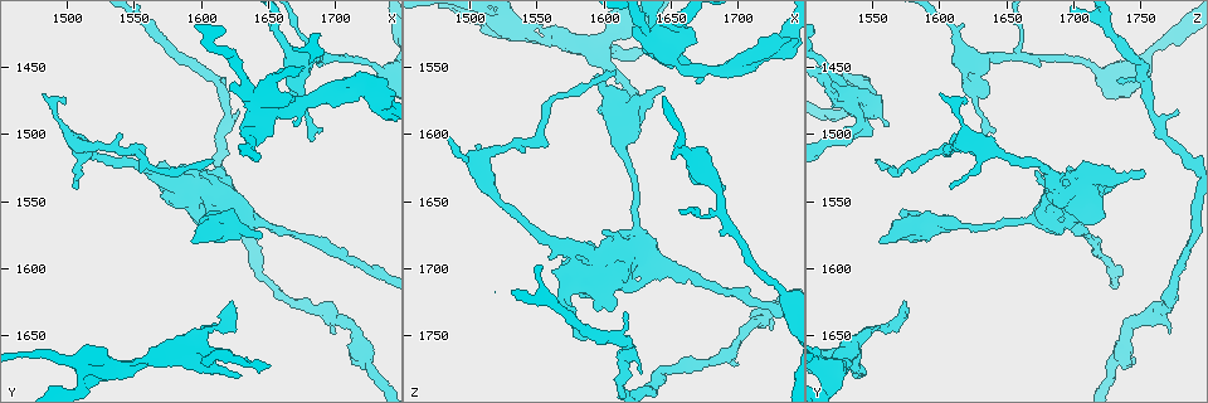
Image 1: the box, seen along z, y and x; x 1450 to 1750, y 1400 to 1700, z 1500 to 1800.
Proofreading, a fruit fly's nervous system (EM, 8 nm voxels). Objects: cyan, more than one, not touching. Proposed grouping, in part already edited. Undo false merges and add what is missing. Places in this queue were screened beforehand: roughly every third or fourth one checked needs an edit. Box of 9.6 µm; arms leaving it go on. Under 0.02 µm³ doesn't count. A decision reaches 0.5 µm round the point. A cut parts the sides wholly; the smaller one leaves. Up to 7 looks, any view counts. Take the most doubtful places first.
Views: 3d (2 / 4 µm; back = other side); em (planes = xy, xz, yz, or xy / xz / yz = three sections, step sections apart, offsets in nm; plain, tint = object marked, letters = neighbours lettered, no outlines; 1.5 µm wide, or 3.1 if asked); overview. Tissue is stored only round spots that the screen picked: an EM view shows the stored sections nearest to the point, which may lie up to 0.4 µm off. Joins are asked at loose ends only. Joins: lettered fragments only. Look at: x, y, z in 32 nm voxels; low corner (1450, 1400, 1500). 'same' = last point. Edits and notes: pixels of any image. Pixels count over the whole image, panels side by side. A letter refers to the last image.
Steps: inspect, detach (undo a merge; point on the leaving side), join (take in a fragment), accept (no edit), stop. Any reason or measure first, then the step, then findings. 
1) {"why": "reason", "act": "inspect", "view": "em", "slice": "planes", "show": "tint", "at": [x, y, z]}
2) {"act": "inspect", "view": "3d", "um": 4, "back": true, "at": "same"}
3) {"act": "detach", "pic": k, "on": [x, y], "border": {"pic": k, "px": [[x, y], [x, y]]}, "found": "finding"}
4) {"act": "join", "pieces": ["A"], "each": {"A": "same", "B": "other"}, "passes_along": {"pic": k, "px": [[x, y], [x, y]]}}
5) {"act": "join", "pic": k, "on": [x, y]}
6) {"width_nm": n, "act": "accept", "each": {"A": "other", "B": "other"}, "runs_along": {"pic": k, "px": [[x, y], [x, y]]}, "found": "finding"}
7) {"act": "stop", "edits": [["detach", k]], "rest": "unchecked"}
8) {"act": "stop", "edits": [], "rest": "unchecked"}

{"why": "branch stops here", "act": "inspect", "view": "em", "slice": "planes", "show": "tint", "at": [1698, 1648, 1772]}

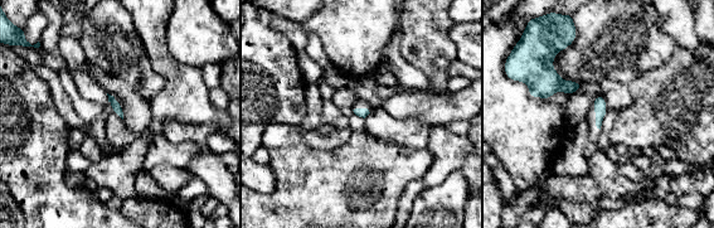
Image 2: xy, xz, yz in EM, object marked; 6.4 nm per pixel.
{"why": "what lies round it", "act": "inspect", "view": "em", "slice": "planes", "show": "letters", "at": "same"}

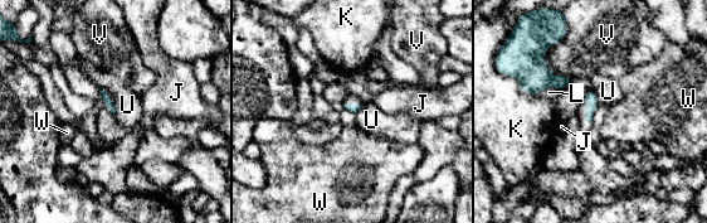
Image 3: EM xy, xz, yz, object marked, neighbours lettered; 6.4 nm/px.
{"act": "accept", "each": {"J": "other", "K": "other", "L": "other", "U": "other", "V": "other", "W": "other"}, "found": "none of them fits"}

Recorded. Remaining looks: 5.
{"why": "thick end", "act": "inspect", "view": "em", "slice": "planes", "show": "letters", "at": [1592, 1580, 1556]}

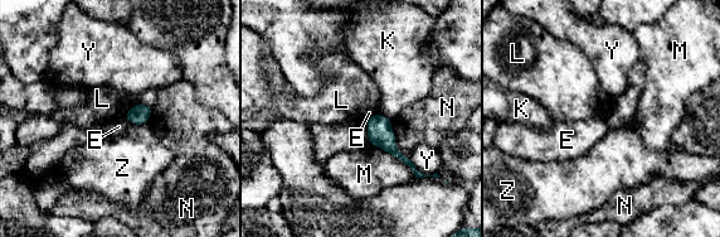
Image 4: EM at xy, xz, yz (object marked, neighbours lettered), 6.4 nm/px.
{"act": "accept", "each": {"E": "other", "K": "other", "L": "other", "M": "other", "N": "other", "Y": "other", "Z": "other"}, "border": {"pic": 4, "px": [[151, 106], [134, 105], [123, 116]]}, "found": "none of them fits"}

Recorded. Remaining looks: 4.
{"why": "thin end", "act": "inspect", "view": "3d", "um": 2, "at": [1690, 1498, 1640]}

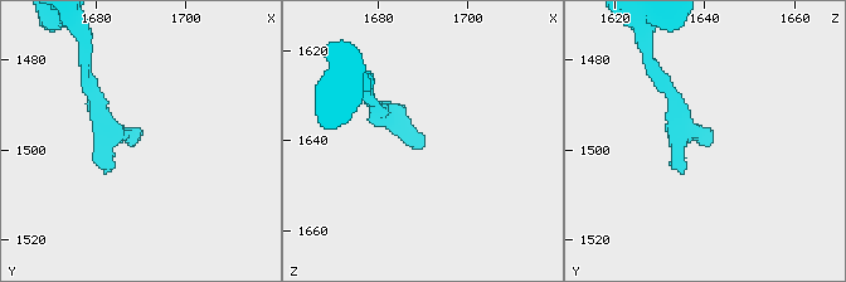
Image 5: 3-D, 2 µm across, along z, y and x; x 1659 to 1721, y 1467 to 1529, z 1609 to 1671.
{"act": "inspect", "view": "em", "slice": "planes", "show": "plain", "at": [1690, 1498, 1642]}

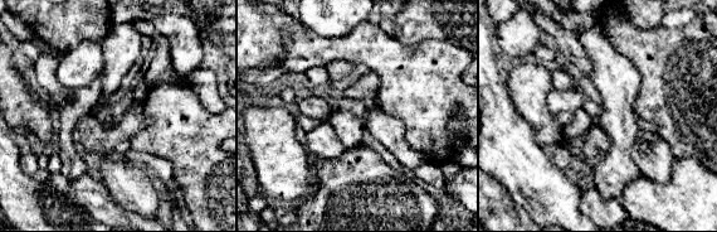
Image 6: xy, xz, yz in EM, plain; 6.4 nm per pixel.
{"act": "inspect", "view": "em", "slice": "planes", "show": "letters", "at": "same"}

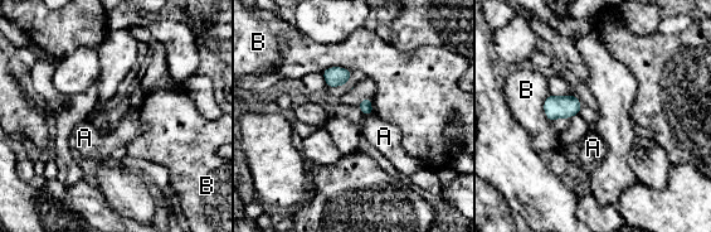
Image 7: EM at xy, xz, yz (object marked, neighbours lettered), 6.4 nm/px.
{"longest_contact_nm": ["B", 200], "act": "accept", "each": {"A": "other", "B": "other"}, "found": "none of them fits"}

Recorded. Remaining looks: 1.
{"act": "stop", "edits": [], "rest": "unchecked"}

